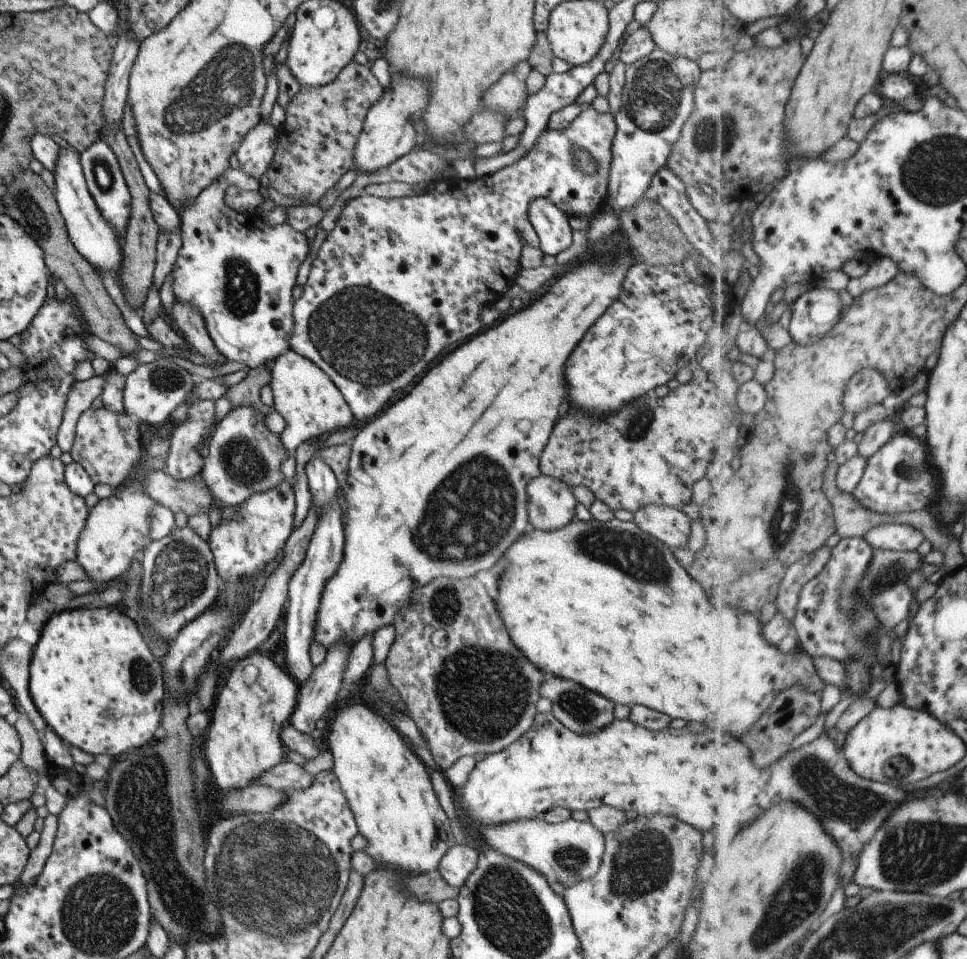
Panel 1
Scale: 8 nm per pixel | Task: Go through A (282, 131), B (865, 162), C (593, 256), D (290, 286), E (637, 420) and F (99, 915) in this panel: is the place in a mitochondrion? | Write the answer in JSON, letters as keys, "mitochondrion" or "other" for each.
{"A":"other","B":"other","C":"other","D":"other","E":"mitochondrion","F":"mitochondrion"}

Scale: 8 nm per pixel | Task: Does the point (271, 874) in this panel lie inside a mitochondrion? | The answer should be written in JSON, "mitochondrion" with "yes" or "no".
{"mitochondrion":"yes"}

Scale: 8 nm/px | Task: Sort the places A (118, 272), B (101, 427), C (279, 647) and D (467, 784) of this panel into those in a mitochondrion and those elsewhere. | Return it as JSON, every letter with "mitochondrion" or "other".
{"A":"other","B":"other","C":"other","D":"other"}

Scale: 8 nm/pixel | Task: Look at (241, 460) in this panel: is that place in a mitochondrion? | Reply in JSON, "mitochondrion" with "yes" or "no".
{"mitochondrion":"yes"}

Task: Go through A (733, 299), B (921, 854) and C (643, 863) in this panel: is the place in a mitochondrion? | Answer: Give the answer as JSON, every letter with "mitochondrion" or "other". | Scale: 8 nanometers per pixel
{"A":"other","B":"mitochondrion","C":"mitochondrion"}

